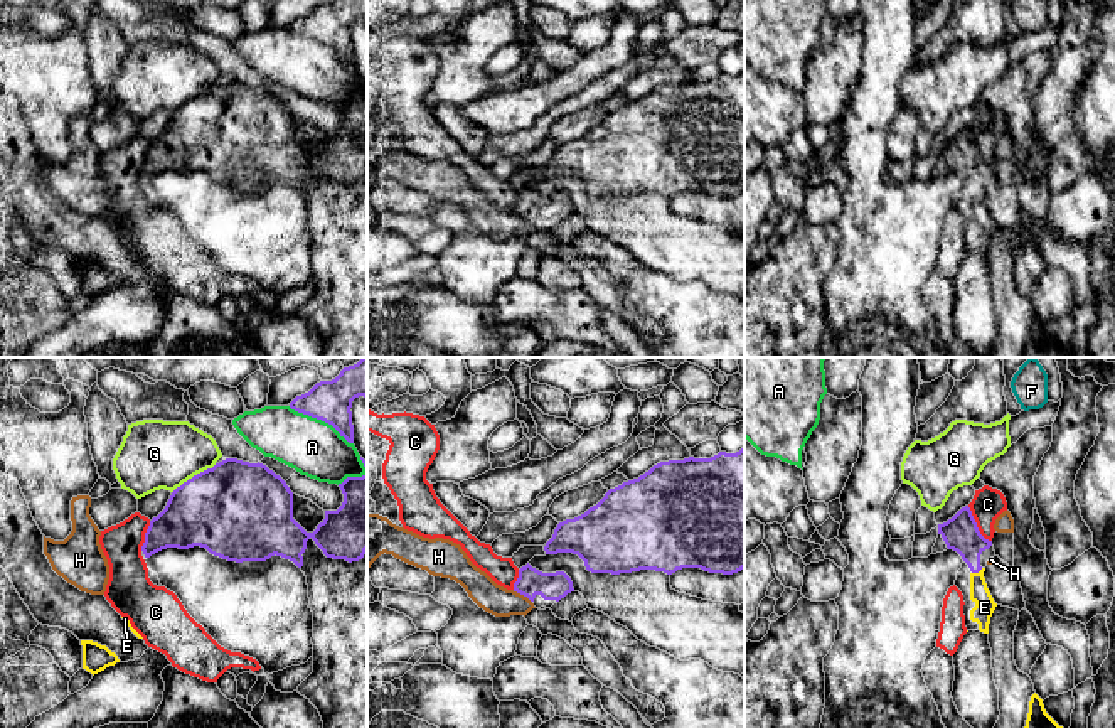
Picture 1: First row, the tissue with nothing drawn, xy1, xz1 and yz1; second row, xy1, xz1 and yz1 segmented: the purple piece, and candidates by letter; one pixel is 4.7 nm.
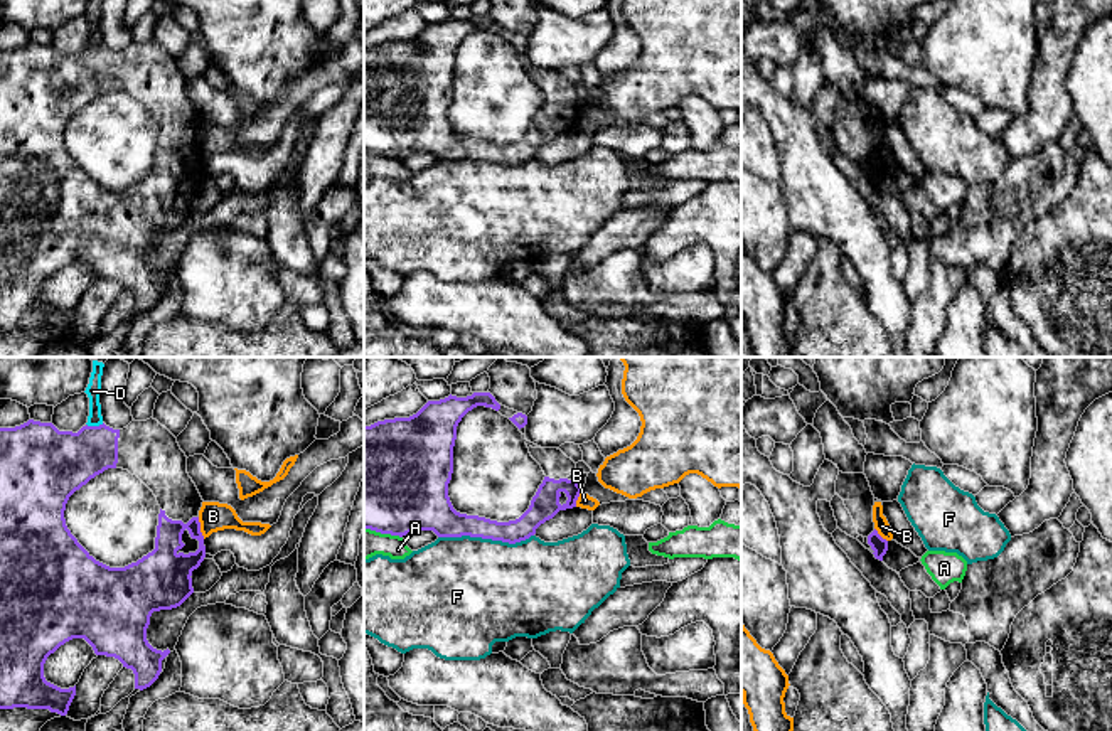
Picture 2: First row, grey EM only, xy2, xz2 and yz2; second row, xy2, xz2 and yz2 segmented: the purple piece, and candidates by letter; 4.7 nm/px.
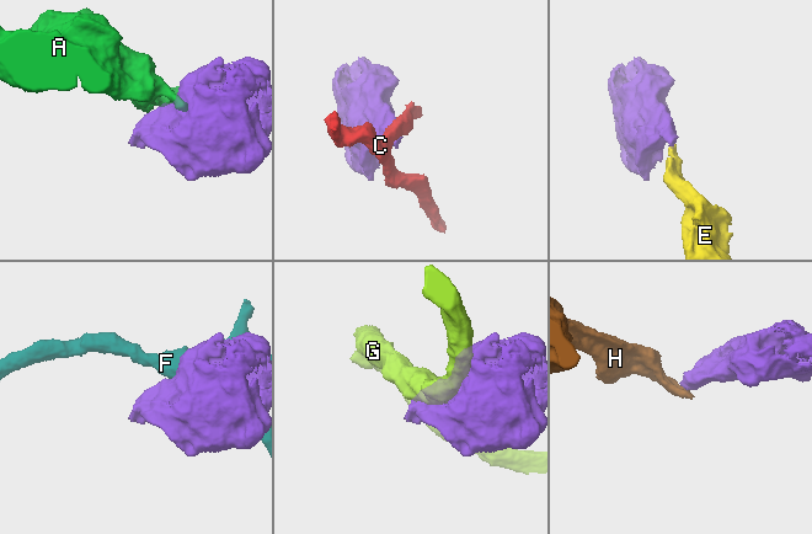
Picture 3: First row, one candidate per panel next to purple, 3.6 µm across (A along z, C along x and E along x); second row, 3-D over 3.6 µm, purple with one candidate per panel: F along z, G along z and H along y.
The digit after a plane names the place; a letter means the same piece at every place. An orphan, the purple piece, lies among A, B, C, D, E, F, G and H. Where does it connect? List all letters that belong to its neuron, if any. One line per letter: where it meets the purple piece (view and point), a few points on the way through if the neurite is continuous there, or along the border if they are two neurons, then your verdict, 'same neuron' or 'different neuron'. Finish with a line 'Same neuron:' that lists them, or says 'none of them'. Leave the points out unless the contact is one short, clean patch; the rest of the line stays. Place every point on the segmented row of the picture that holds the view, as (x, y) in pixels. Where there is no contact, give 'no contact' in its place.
A: meets purple in xy1 at (320, 418); different neuron
B: meets purple in xy2 at (199, 528); border along xy2 (197, 517), (204, 538); different neuron
C: meets purple in yz1 at (976, 524); border along yz1 (967, 506), (977, 529), (991, 541); different neuron
D: meets purple in xy2 at (95, 426); border along xy2 (103, 423), (86, 425); different neuron
E: meets purple in yz1 at (977, 572); runs through yz1 (960, 533), (969, 543), (977, 572), (977, 588), (984, 607); same neuron
F: meets purple in xz2 at (486, 538); different neuron
G: meets purple in xy1 at (194, 476); different neuron
H: meets purple in xz1 at (522, 594); border along xz1 (512, 590), (531, 602); different neuron
Same neuron: E

